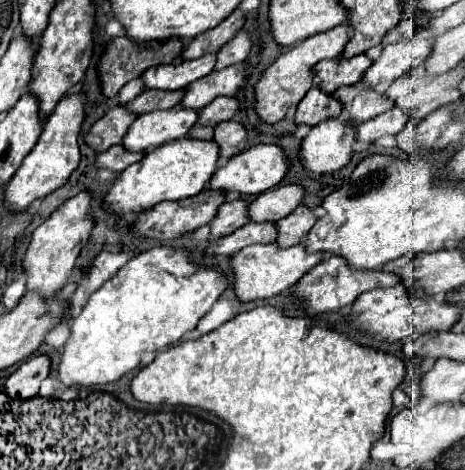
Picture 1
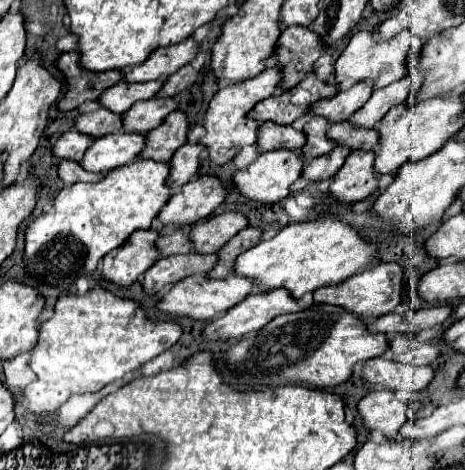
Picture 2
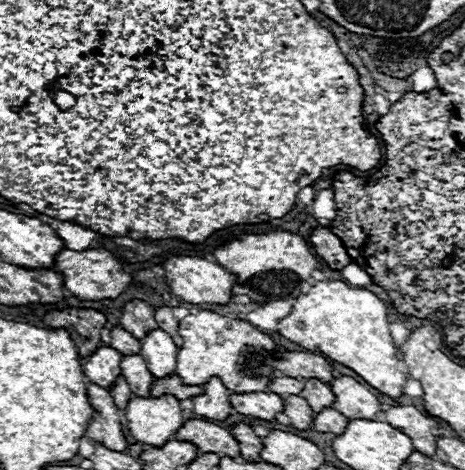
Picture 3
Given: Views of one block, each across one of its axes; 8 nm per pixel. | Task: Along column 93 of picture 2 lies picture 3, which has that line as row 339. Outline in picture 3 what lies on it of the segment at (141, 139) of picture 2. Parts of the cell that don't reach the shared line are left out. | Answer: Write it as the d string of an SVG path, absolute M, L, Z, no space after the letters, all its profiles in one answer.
M158 330L158 332L150 332L142 340L140 356L148 364L148 370L152 372L154 378L164 378L174 374L176 370L178 348L164 330Z

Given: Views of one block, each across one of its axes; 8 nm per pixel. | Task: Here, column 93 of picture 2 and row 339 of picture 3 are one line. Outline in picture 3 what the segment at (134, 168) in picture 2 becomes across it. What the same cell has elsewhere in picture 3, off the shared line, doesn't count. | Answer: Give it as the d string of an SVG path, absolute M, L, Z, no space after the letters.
M200 310L196 316L190 314L180 320L180 336L184 338L184 344L178 350L176 374L184 384L204 386L212 376L218 376L224 386L236 394L268 390L268 384L274 378L272 352L280 346L260 328L246 320L232 320L210 310Z

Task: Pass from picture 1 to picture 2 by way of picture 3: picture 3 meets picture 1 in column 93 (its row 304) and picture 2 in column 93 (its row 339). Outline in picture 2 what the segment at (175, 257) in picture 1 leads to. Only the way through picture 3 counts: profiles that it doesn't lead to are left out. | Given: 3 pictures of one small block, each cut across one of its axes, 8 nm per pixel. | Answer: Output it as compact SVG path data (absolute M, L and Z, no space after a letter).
M94 286L86 294L64 290L54 306L54 316L40 326L38 344L30 358L30 368L36 378L24 388L28 410L34 414L56 412L70 396L84 392L98 392L106 384L128 376L138 370L144 362L172 348L182 336L182 326L176 320L150 320L142 312L142 304L132 298L116 296L108 288Z

